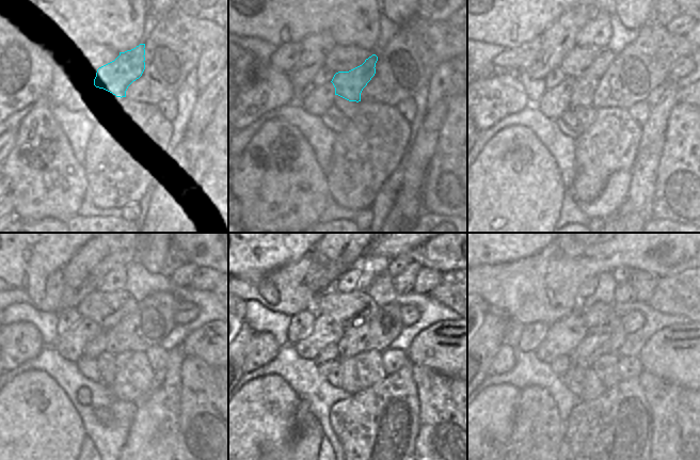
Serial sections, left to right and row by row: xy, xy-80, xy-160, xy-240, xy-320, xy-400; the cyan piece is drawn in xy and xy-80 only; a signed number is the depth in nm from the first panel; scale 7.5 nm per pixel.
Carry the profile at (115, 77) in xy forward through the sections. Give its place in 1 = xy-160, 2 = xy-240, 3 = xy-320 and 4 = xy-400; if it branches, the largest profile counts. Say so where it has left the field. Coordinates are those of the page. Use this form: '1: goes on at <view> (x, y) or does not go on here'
1: goes on at xy-160 (584, 90)
2: goes on at xy-240 (98, 345)
3: goes on at xy-320 (331, 352)
4: goes on at xy-400 (559, 366)

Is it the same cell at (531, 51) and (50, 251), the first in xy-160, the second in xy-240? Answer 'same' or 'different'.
different

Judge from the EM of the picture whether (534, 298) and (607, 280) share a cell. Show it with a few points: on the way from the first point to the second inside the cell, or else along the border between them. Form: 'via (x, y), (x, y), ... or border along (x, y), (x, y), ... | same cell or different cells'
border along (611, 271), (604, 271), (599, 276) | different cells

